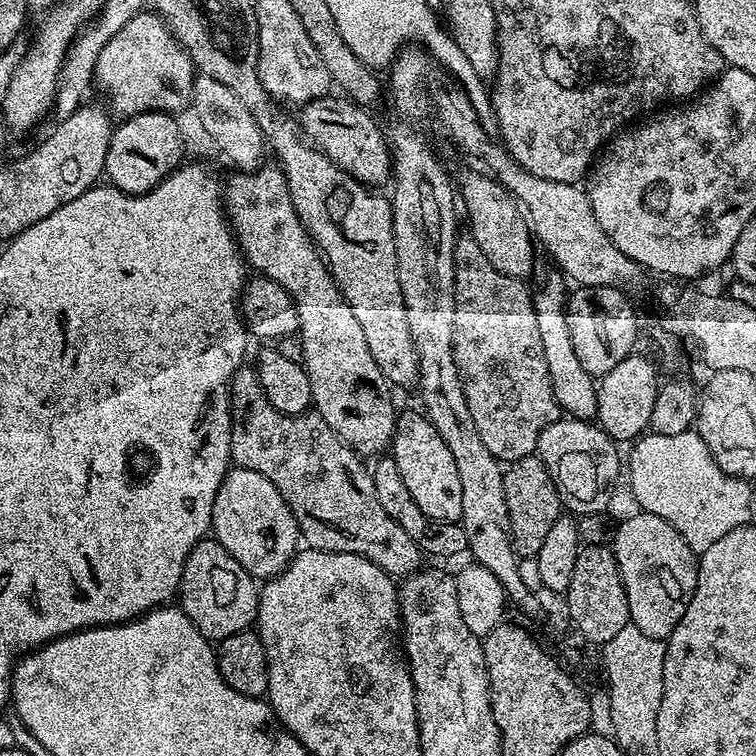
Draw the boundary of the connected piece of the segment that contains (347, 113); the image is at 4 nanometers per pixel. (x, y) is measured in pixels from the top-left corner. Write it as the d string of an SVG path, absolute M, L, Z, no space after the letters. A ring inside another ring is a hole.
M329 94L320 100L312 100L299 109L298 127L304 139L330 162L334 162L346 174L353 176L359 184L369 186L387 185L392 171L392 154L385 129L376 125L371 111L340 94ZM336 95L336 96L335 96ZM388 180L388 181L387 181Z

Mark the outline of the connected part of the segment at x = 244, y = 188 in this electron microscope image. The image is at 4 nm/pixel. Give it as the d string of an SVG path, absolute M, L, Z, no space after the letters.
M261 166L255 171L237 171L222 188L222 203L226 219L244 257L253 273L273 280L290 294L298 310L303 365L310 378L310 390L315 415L321 416L361 457L379 457L392 446L398 408L392 405L392 396L384 390L367 390L348 382L385 381L370 346L362 334L362 325L354 318L354 310L340 293L336 279L320 255L308 231L302 226L290 198L284 169L279 166Z

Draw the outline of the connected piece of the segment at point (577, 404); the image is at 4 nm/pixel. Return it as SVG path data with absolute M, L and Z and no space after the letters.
M559 271L552 273L537 286L536 292L531 293L532 309L538 318L538 334L542 334L542 354L546 354L550 386L554 390L554 398L561 413L567 414L576 420L595 421L598 410L597 381L578 362L578 353L574 350L574 342L570 339L570 326L564 313L566 307L566 280Z

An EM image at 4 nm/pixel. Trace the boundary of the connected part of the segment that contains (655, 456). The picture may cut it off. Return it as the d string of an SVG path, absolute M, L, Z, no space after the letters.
M689 430L680 434L645 434L631 445L632 461L627 461L626 476L632 483L632 496L636 499L635 507L641 512L649 512L674 526L682 538L686 538L686 546L697 554L702 554L718 542L718 538L730 534L730 530L740 528L744 524L753 523L752 488L747 479L739 476L727 476L720 469L718 462L710 454L706 442L702 442L699 432Z

